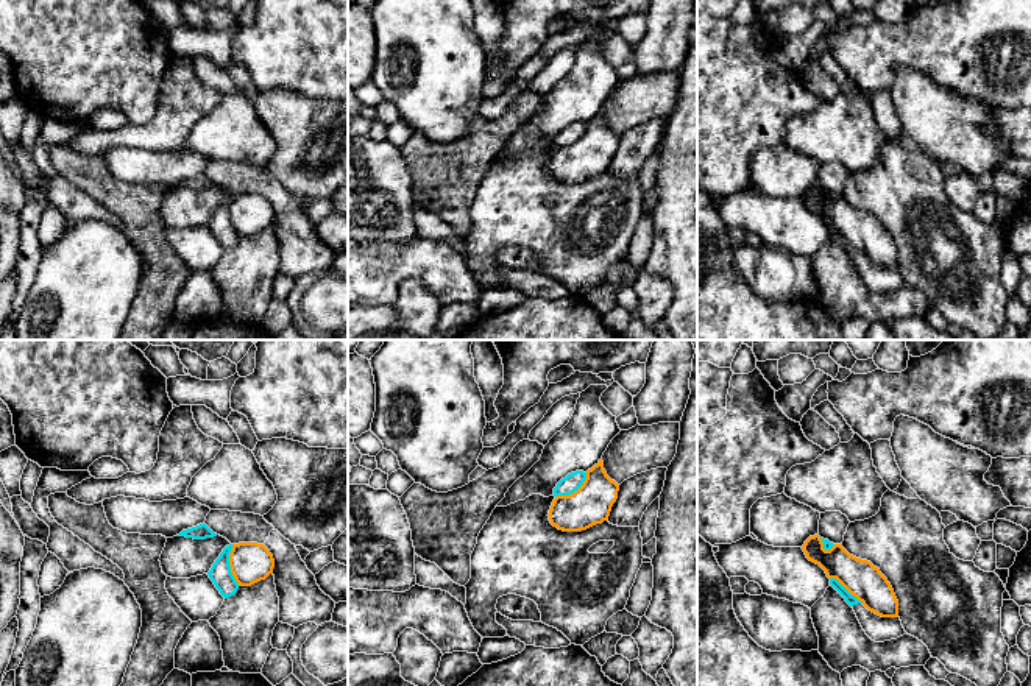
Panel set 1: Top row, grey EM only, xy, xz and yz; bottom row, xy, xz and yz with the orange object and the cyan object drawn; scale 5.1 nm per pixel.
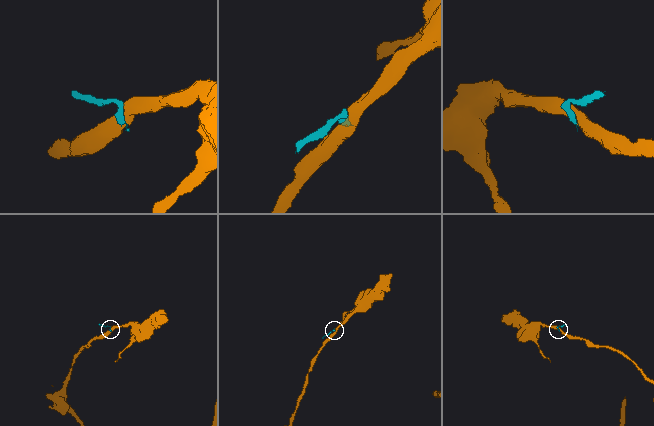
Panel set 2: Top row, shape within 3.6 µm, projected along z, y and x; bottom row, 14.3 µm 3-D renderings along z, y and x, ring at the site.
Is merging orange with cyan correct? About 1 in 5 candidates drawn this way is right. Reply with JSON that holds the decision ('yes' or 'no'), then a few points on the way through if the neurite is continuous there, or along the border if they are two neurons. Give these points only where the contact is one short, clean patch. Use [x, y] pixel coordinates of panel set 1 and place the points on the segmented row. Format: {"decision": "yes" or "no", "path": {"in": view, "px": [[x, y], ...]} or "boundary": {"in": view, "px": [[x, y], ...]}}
{"decision": "no", "boundary": {"in": "xy", "px": [[231, 544], [230, 571], [239, 585]]}}

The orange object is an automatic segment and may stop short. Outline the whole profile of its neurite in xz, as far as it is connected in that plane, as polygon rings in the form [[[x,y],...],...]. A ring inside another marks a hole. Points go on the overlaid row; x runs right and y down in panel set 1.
[[[602,458],[586,471],[583,485],[569,496],[557,496],[549,510],[549,521],[563,532],[580,532],[608,519],[618,499],[619,485],[611,480]]]

